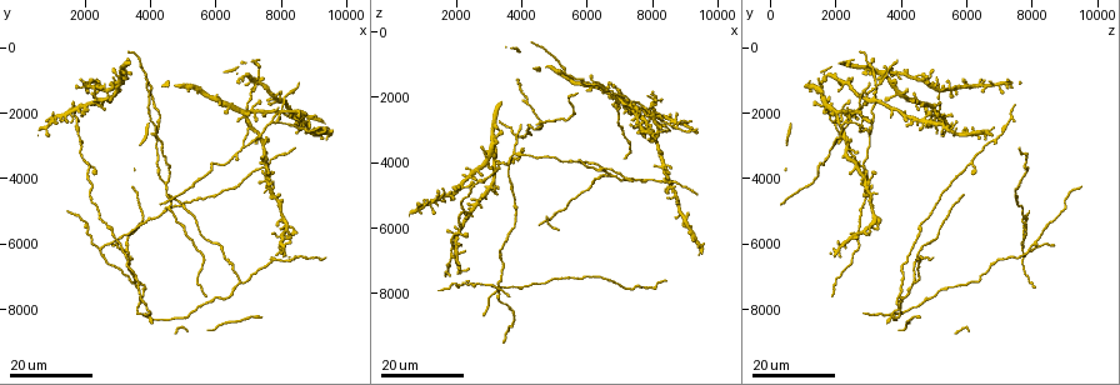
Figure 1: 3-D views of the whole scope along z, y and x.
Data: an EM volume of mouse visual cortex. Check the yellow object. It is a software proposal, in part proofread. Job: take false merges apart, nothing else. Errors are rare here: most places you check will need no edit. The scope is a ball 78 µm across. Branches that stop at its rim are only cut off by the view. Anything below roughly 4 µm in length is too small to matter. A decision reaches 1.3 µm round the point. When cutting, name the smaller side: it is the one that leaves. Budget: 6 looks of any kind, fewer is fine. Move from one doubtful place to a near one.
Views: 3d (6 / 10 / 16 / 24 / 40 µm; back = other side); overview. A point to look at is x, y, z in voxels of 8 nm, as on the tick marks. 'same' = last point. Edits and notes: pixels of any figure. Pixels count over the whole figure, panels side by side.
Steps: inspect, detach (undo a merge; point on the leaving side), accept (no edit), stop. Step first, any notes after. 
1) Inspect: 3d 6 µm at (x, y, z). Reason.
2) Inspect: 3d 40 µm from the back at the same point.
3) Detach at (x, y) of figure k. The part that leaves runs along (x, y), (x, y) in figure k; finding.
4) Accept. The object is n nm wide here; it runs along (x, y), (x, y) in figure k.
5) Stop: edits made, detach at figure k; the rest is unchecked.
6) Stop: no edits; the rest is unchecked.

Inspect: 3d 16 µm at (3300, 6200, 7900). Side arm on a straight run.

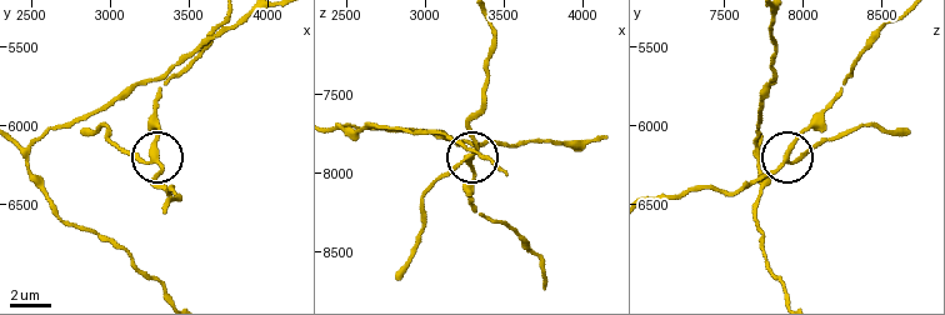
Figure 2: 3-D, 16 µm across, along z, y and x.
Inspect: 3d 10 µm at (3260, 6200, 7900). Zoom in.

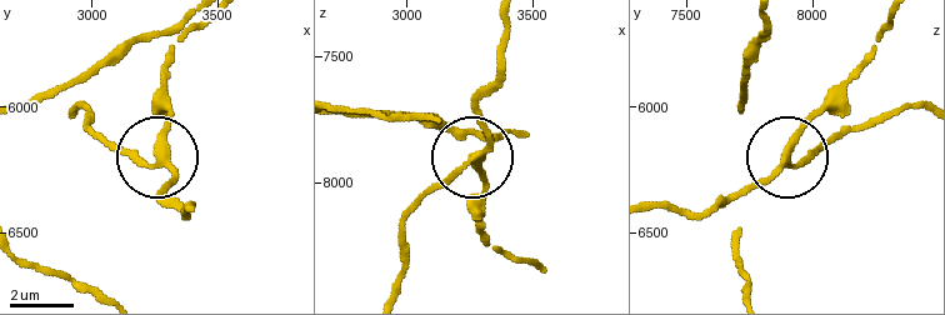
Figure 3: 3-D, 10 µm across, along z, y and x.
Inspect: 3d 6 µm at (3280, 6190, 7900).

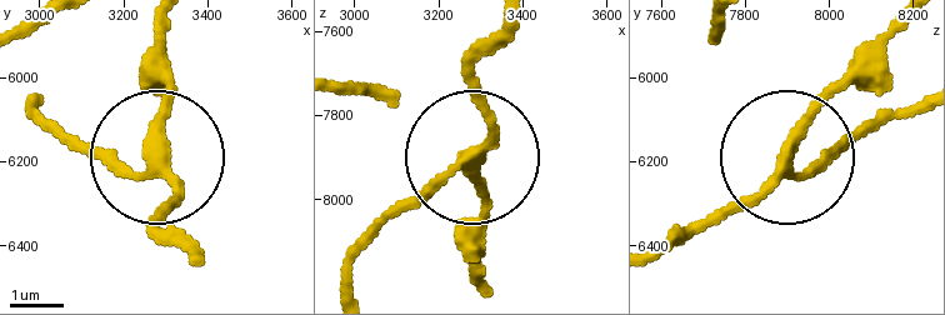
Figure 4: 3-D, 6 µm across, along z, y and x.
Accept. It runs along (501, 29), (475, 83), (484, 150), (345, 266) in figure 4; one neuron here.

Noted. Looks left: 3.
Inspect: 3d 16 µm at (6800, 7100, 4500). Three-way junction.

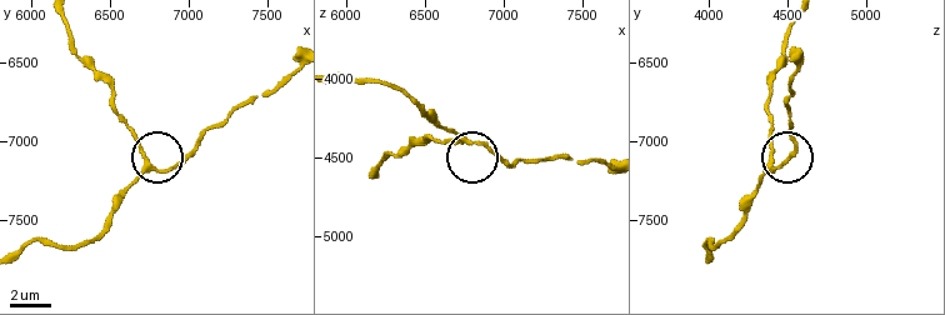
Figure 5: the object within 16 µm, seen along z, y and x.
Inspect: 3d 6 µm at (6780, 7180, 4400).

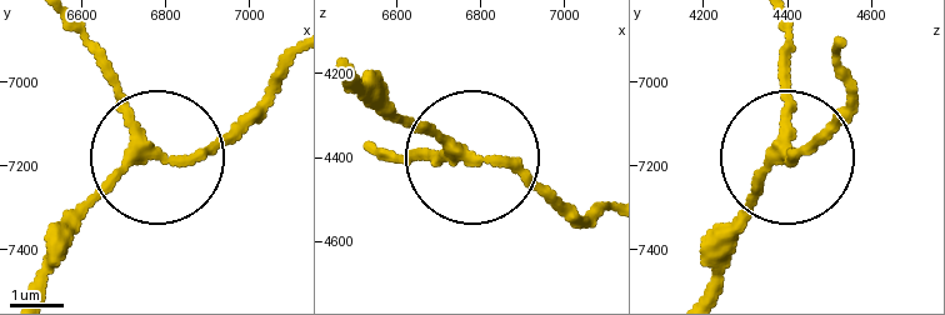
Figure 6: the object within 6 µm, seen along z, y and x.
Accept. 3 arms meet here; it runs along (705, 281), (759, 188), (848, 125) in figure 6; one neuron here.

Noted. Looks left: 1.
Stop: no edits; the rest is unchecked.

